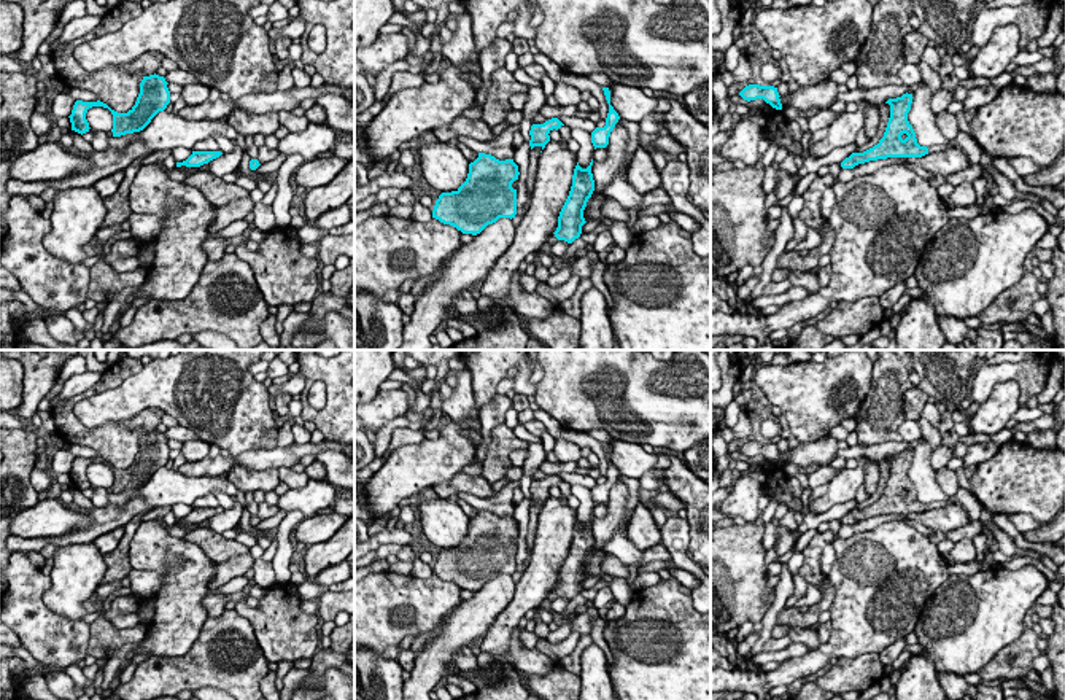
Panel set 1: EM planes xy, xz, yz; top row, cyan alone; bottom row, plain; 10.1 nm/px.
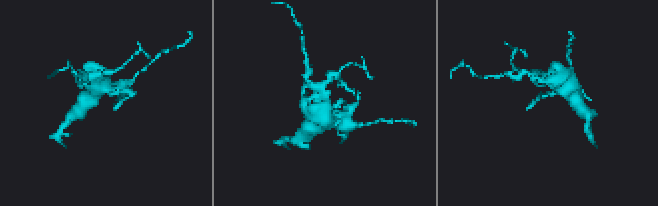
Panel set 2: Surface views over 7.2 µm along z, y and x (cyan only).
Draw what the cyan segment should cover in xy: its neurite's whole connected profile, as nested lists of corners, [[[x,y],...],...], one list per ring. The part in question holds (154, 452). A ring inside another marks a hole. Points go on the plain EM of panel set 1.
[[[156,430],[143,433],[137,458],[127,469],[118,469],[100,457],[97,458],[76,457],[72,471],[68,472],[72,479],[72,487],[81,492],[89,488],[91,484],[86,476],[87,466],[92,463],[103,463],[108,465],[113,471],[113,485],[111,485],[113,493],[140,488],[151,479],[151,476],[159,468],[164,468],[170,460],[170,447],[167,441],[168,439],[165,438],[165,434]]]

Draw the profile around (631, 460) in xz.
[[[618,439],[607,442],[610,447],[610,461],[625,477],[641,479],[645,474],[661,477],[663,469],[656,469],[656,453],[647,453],[641,444],[631,444]]]

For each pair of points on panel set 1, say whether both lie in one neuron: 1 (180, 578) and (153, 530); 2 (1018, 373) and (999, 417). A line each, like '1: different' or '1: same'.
1: same
2: different

